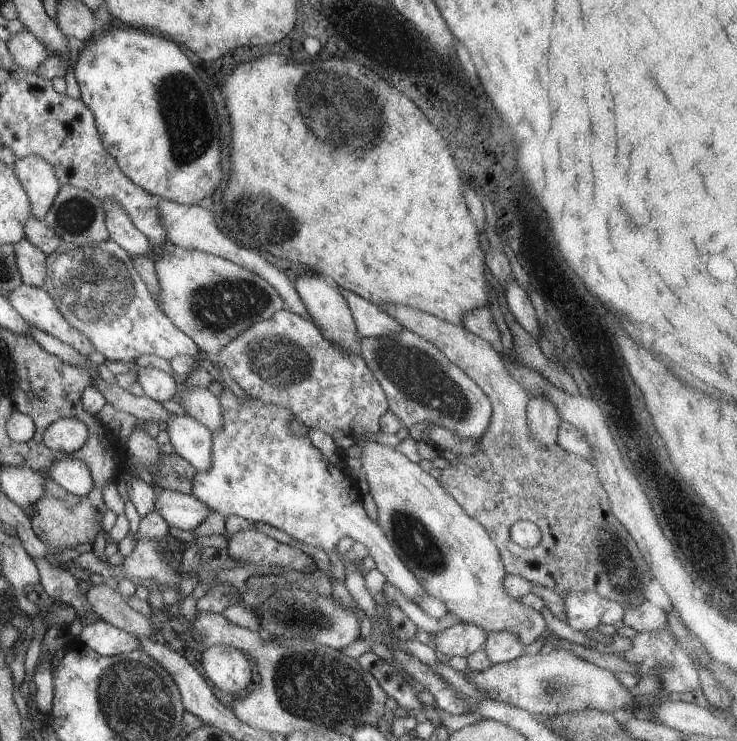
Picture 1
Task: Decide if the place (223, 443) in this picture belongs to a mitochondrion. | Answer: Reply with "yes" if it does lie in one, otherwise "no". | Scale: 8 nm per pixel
no

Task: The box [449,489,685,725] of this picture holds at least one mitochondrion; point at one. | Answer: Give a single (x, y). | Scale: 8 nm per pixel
(614, 562)

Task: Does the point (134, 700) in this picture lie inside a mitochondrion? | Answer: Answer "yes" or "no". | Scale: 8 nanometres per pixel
yes

